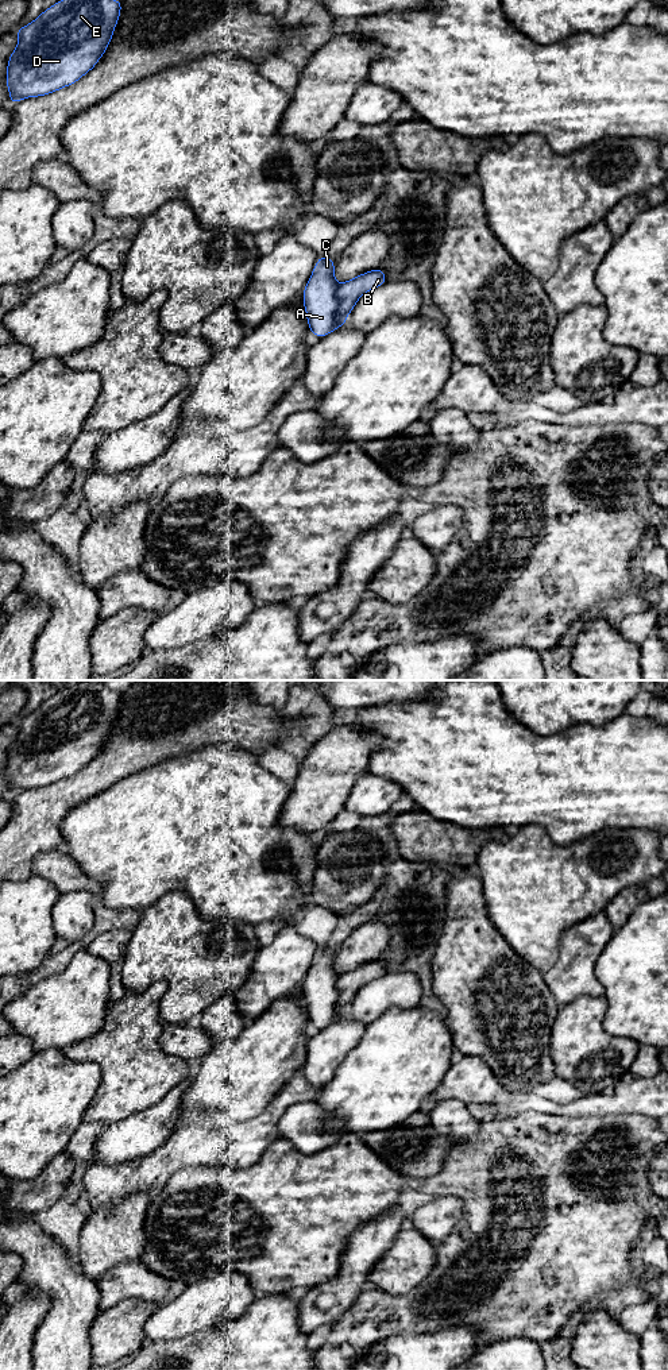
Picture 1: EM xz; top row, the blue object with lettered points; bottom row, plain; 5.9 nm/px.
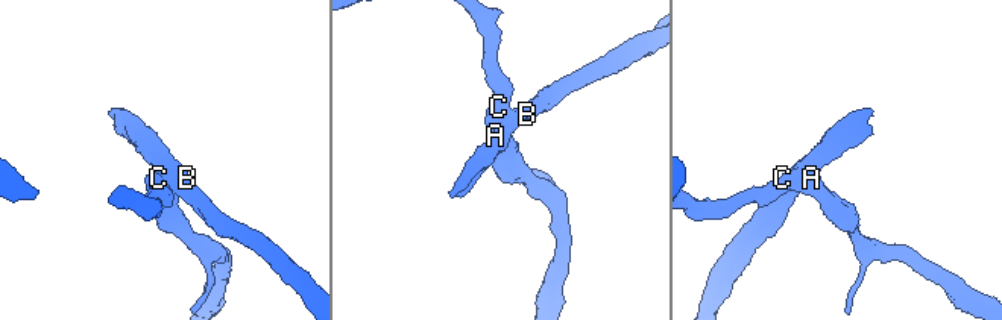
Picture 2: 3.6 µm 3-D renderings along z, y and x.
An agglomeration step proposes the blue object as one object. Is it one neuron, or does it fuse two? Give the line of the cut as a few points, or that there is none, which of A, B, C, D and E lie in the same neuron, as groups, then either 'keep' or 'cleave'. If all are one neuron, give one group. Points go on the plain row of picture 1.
xz (339, 975), (338, 1006), (344, 1008) | A C D E / B | cleave

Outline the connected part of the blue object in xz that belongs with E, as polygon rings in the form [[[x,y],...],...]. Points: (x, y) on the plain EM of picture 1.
[[[82,680],[74,687],[58,691],[31,714],[19,718],[18,736],[8,749],[5,768],[11,795],[72,777],[89,764],[113,729],[121,695],[123,692],[109,690],[103,682]]]

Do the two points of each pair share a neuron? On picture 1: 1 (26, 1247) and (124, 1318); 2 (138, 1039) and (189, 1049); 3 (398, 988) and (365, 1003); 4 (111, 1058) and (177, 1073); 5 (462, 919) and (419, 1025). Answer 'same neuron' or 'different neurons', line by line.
1: different neurons
2: same neuron
3: same neuron
4: same neuron
5: different neurons

